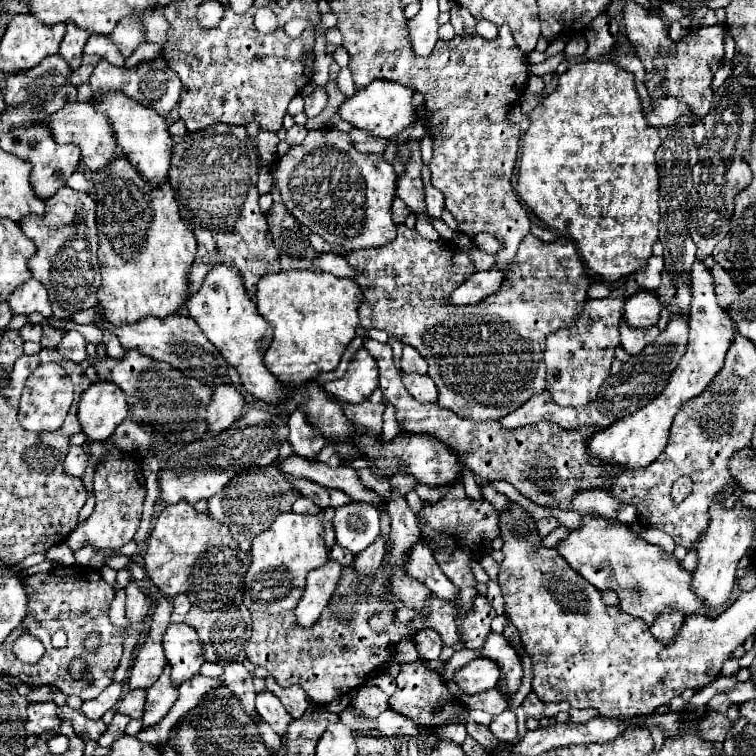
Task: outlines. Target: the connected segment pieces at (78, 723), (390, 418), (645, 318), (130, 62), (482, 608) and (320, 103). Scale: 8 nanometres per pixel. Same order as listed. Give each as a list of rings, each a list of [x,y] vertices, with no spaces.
[[[60,706],[56,714],[60,714],[62,720],[70,720],[74,732],[84,740],[98,740],[106,730],[106,724],[102,720],[90,720],[80,710],[72,710],[70,706]]]
[[[391,404],[387,405],[383,415],[383,431],[381,435],[383,442],[392,440],[392,438],[396,437],[401,432],[400,425],[396,422],[395,415],[395,408]]]
[[[640,290],[638,294],[634,294],[632,298],[626,300],[624,320],[632,328],[656,326],[658,320],[660,320],[660,310],[662,310],[662,302],[658,300],[656,292]]]
[[[144,42],[144,44],[140,44],[138,48],[136,48],[136,52],[126,60],[126,66],[136,66],[136,64],[140,64],[140,62],[144,62],[144,60],[152,60],[152,58],[158,58],[158,56],[162,56],[160,54],[160,44],[150,44],[150,42]]]
[[[476,594],[472,610],[460,616],[460,640],[464,642],[466,648],[474,650],[476,656],[484,658],[484,654],[480,654],[480,646],[484,644],[484,638],[488,638],[490,634],[490,624],[494,616],[496,616],[494,608],[486,600],[486,596],[480,594]]]
[[[316,88],[314,94],[310,94],[310,96],[304,98],[304,102],[306,102],[306,106],[304,106],[304,114],[306,114],[308,118],[318,116],[318,114],[324,110],[326,100],[328,100],[326,90],[324,90],[324,88]]]

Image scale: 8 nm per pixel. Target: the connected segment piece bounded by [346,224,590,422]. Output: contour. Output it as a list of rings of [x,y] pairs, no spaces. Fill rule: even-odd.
[[[402,224],[398,226],[398,236],[394,242],[380,248],[346,254],[346,262],[358,270],[356,282],[362,290],[368,292],[360,306],[362,328],[384,330],[390,338],[414,346],[428,362],[428,376],[438,388],[438,404],[442,408],[454,410],[462,418],[472,418],[476,422],[500,420],[512,410],[520,408],[530,396],[546,390],[546,378],[540,374],[540,368],[544,366],[544,340],[550,332],[576,322],[584,302],[588,300],[590,286],[589,276],[572,240],[558,238],[556,242],[548,244],[534,234],[528,234],[520,242],[508,270],[504,290],[490,296],[490,300],[482,300],[470,308],[454,308],[448,304],[452,290],[462,284],[462,278],[470,276],[472,262],[468,252],[460,250],[450,240],[440,238],[432,242]],[[492,354],[502,354],[504,358],[480,358]]]

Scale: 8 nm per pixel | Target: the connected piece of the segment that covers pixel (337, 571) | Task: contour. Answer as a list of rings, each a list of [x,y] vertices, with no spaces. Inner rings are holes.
[[[328,560],[324,566],[320,566],[308,574],[304,594],[298,602],[298,606],[294,608],[298,626],[310,628],[320,618],[324,606],[328,604],[330,596],[334,594],[334,588],[340,580],[342,568],[344,566],[338,564],[336,560]]]

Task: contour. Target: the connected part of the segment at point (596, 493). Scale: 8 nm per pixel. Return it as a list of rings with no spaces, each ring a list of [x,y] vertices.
[[[582,490],[572,498],[572,510],[578,514],[598,512],[602,516],[608,516],[610,520],[616,520],[616,512],[620,508],[622,504],[606,490]]]

